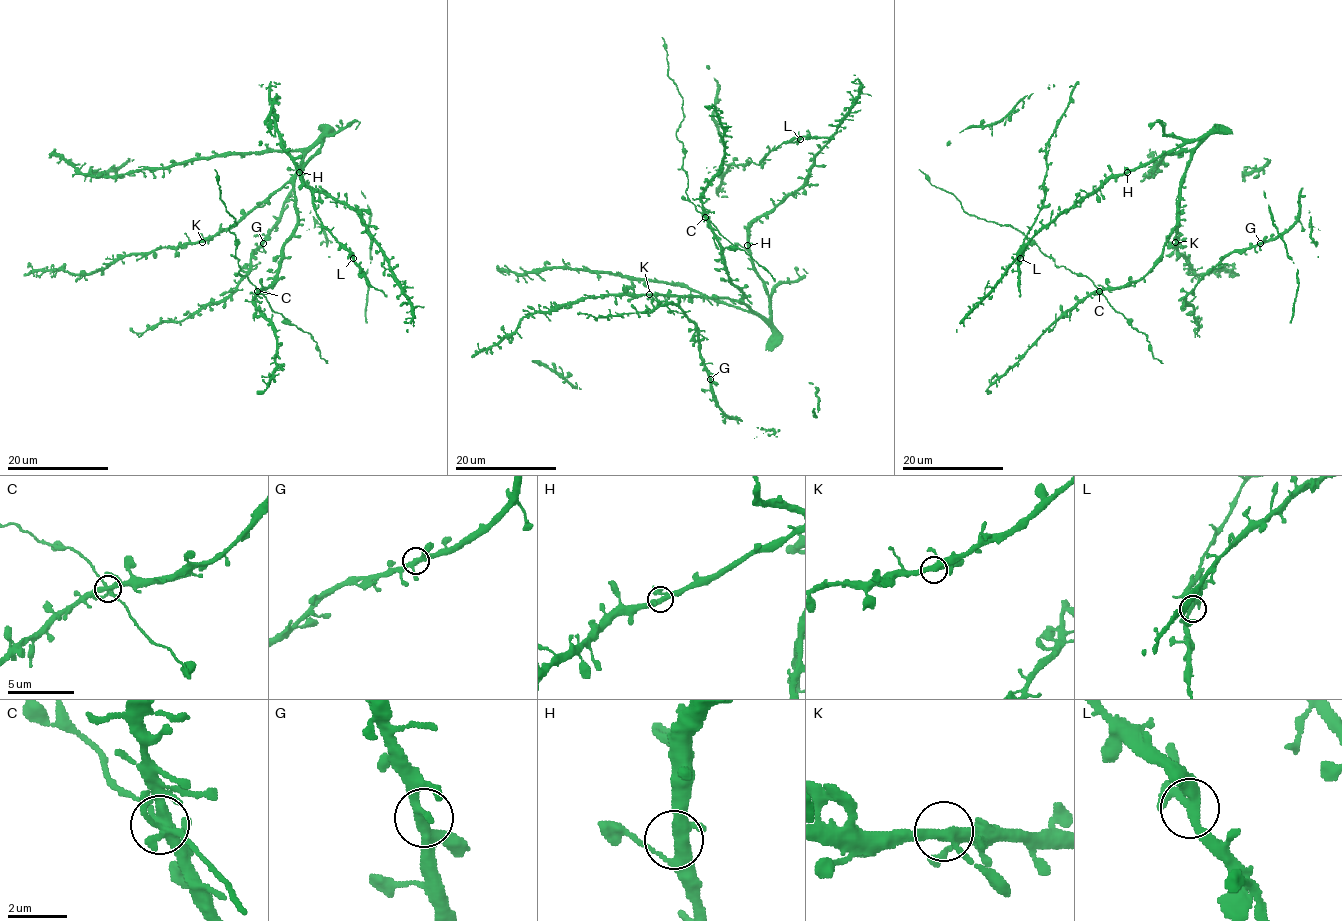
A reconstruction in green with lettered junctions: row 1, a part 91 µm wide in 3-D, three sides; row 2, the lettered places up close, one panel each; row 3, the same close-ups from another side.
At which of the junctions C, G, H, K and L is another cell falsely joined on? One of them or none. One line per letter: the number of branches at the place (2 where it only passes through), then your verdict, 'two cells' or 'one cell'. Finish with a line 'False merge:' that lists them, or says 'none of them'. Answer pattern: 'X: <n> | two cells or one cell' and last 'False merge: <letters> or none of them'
C: 4 | one cell
G: 4 | one cell
H: 3 | one cell
K: 4 | one cell
L: 4 | one cell
False merge: none of them

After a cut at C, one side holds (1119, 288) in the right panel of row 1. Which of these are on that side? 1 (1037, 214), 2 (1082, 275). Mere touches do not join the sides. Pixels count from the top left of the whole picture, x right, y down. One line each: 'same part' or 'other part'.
1: same part
2: other part

